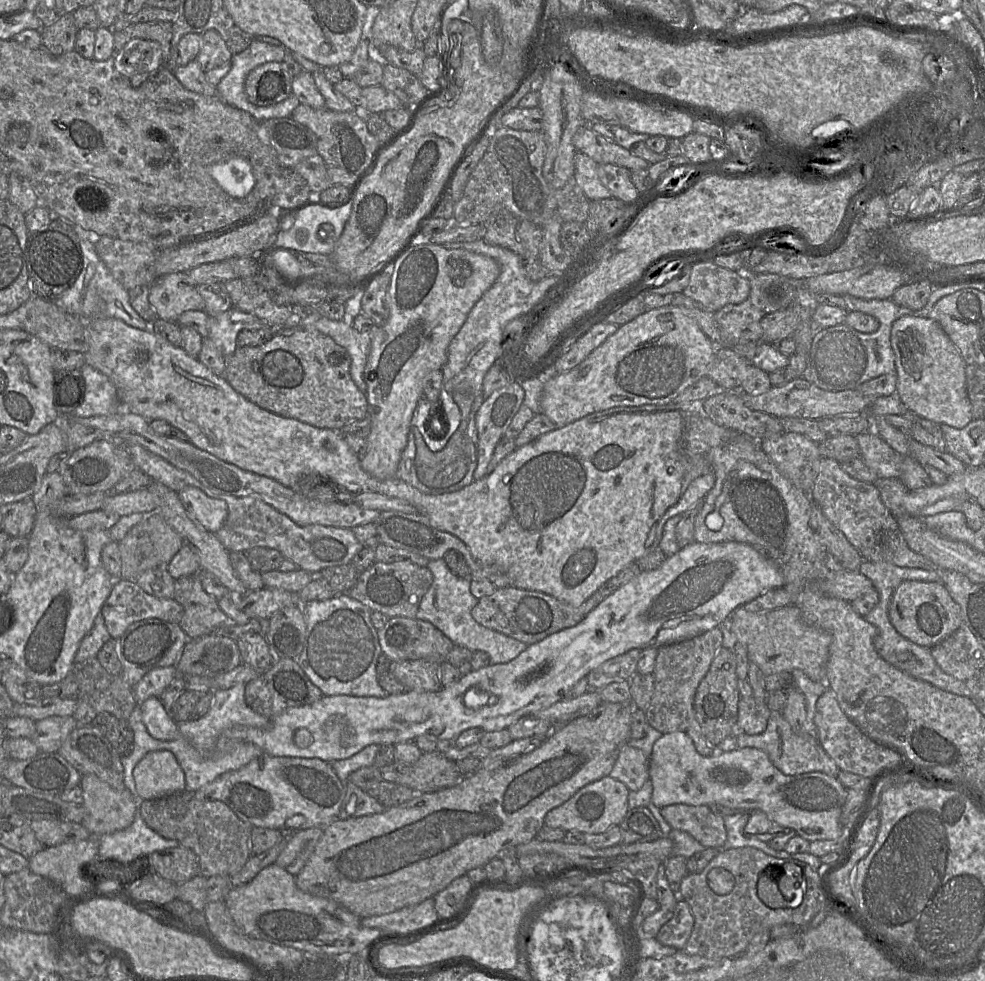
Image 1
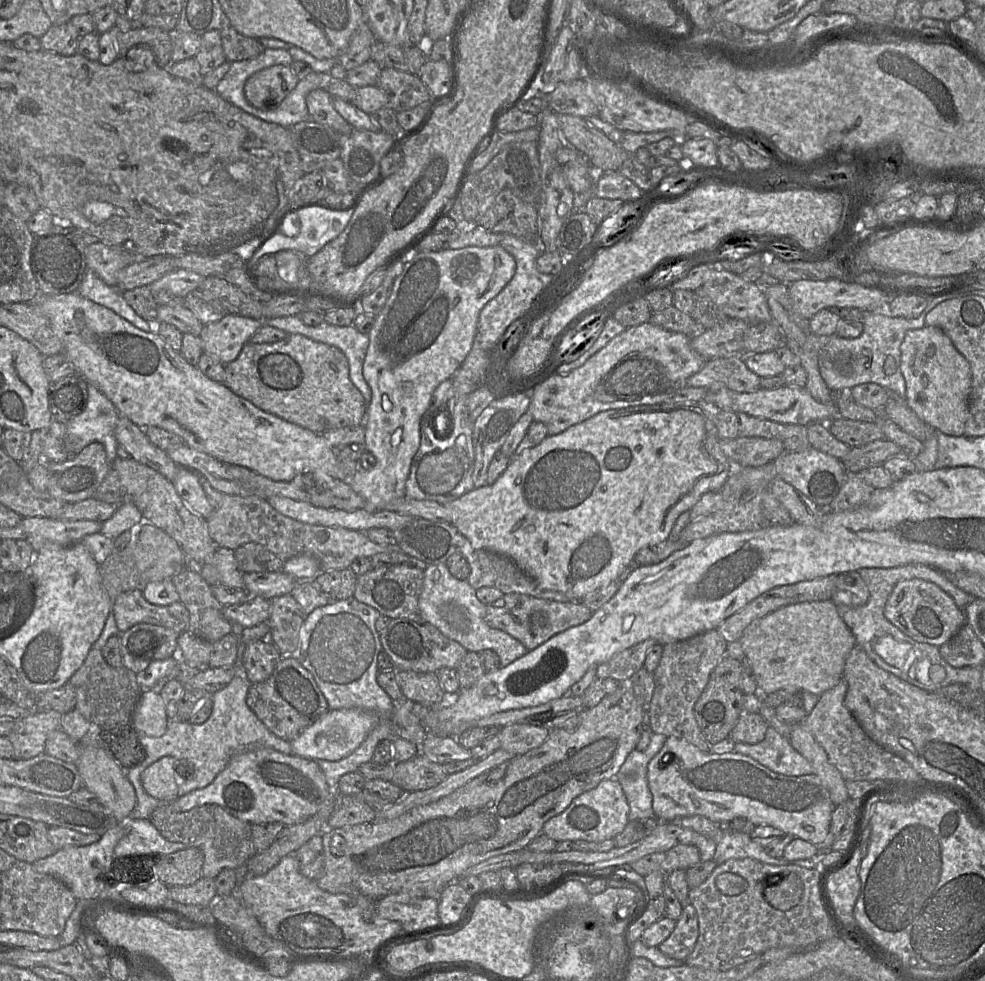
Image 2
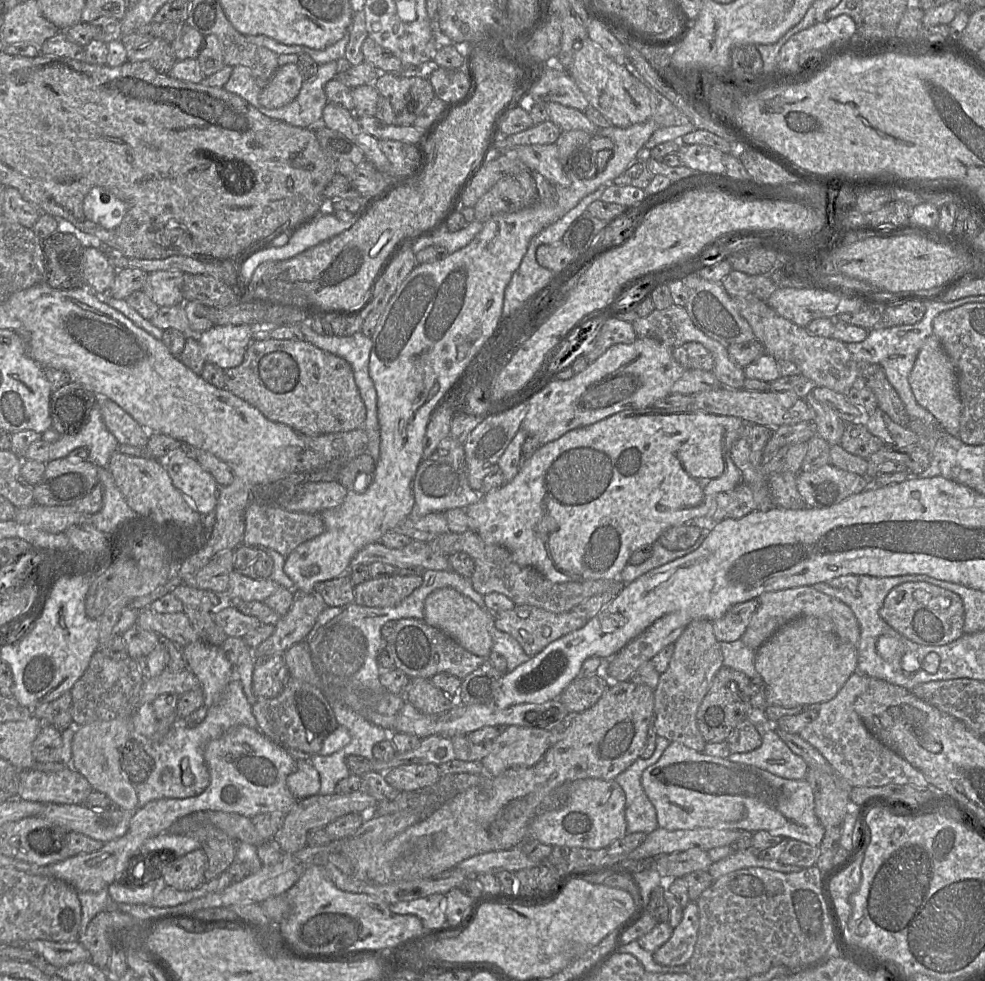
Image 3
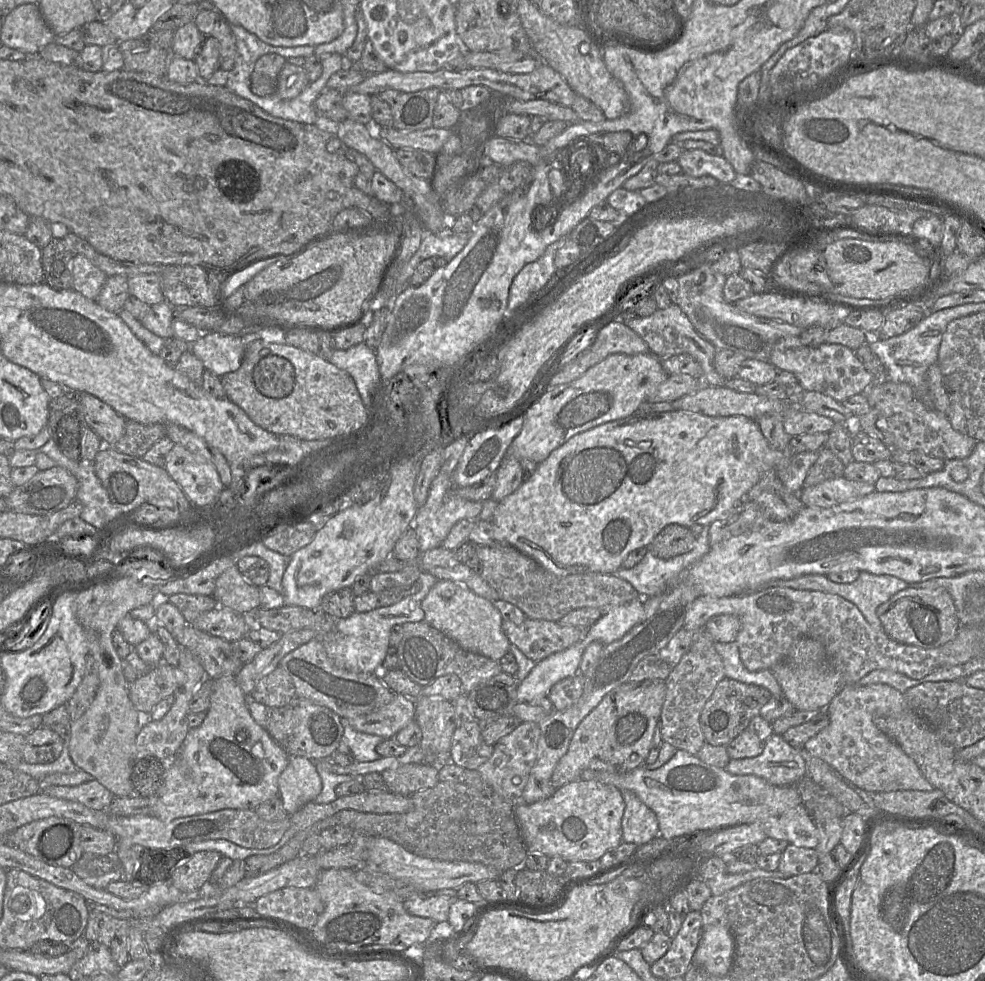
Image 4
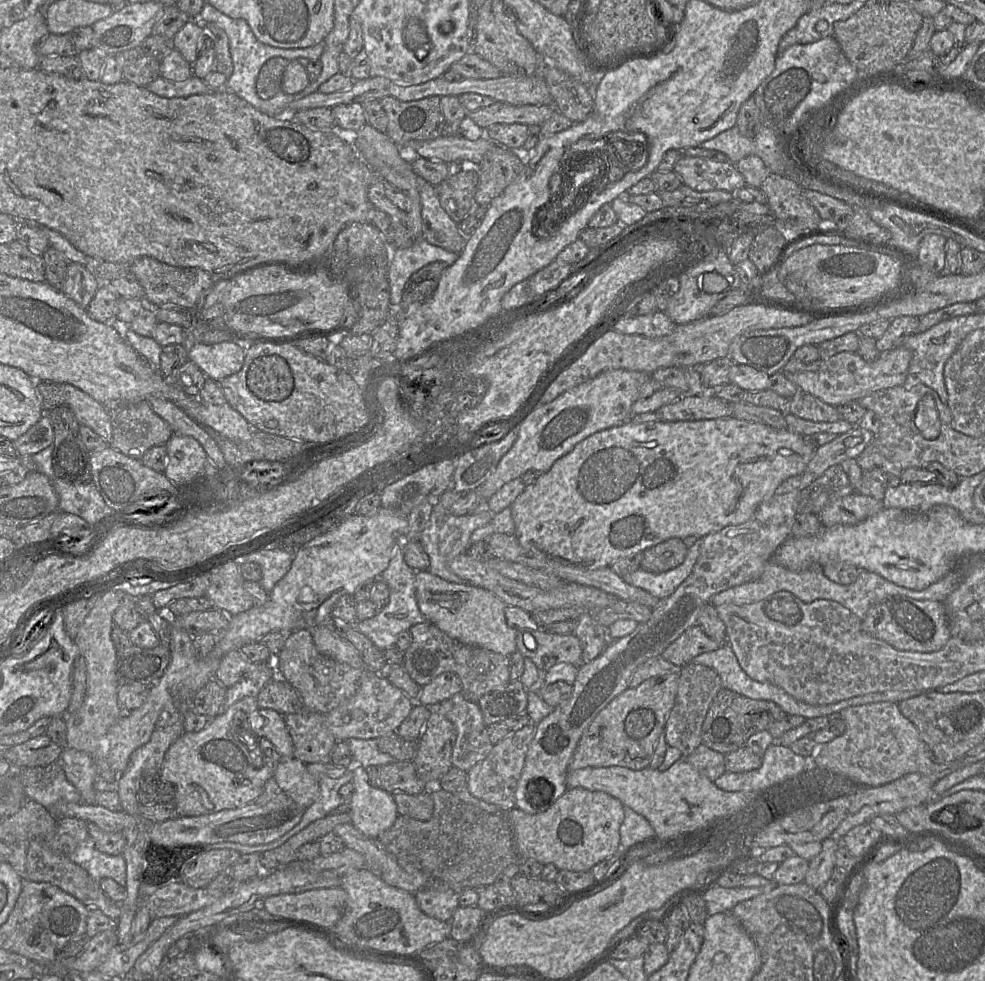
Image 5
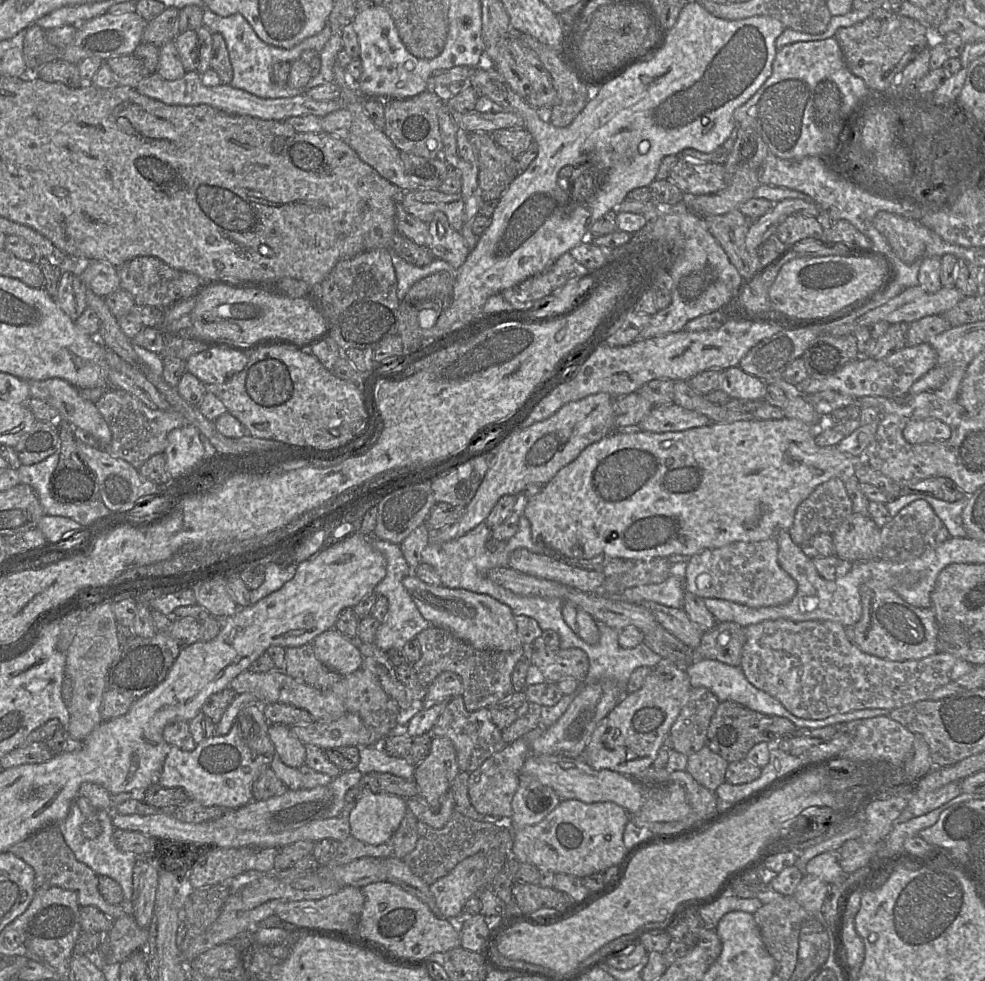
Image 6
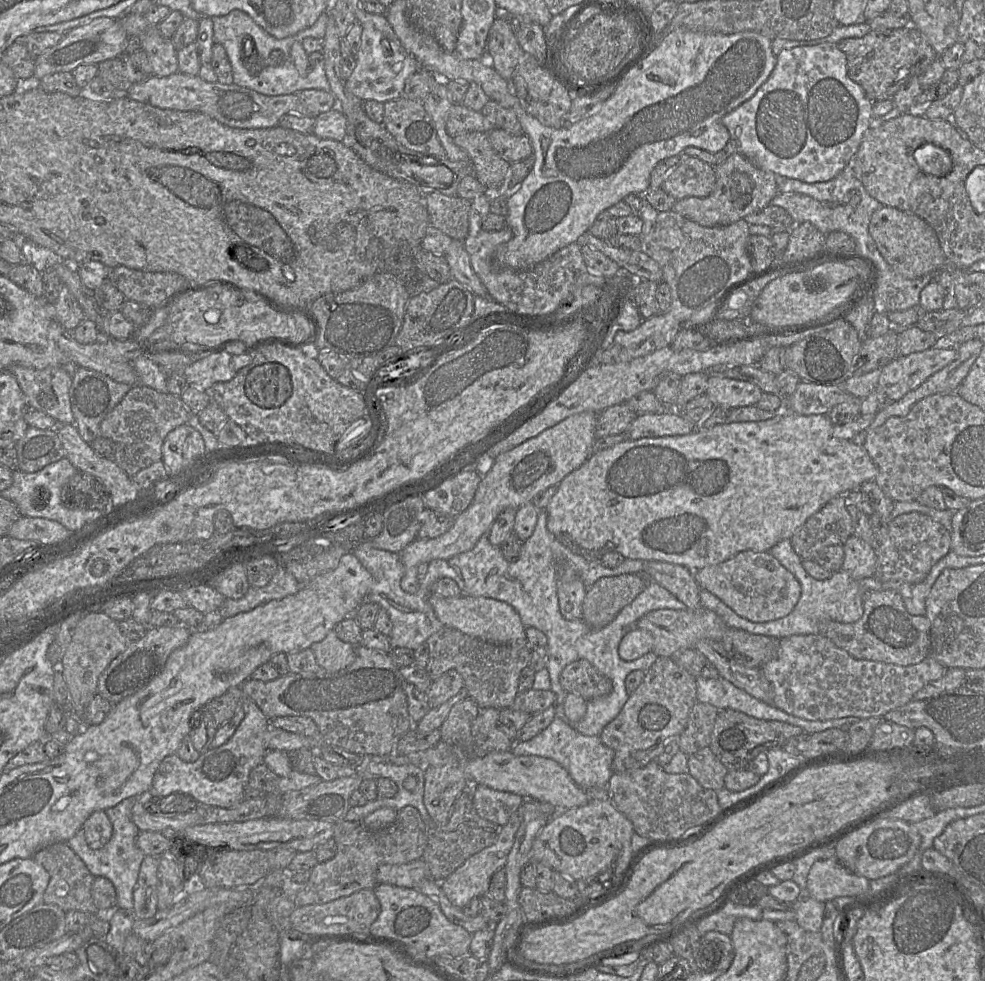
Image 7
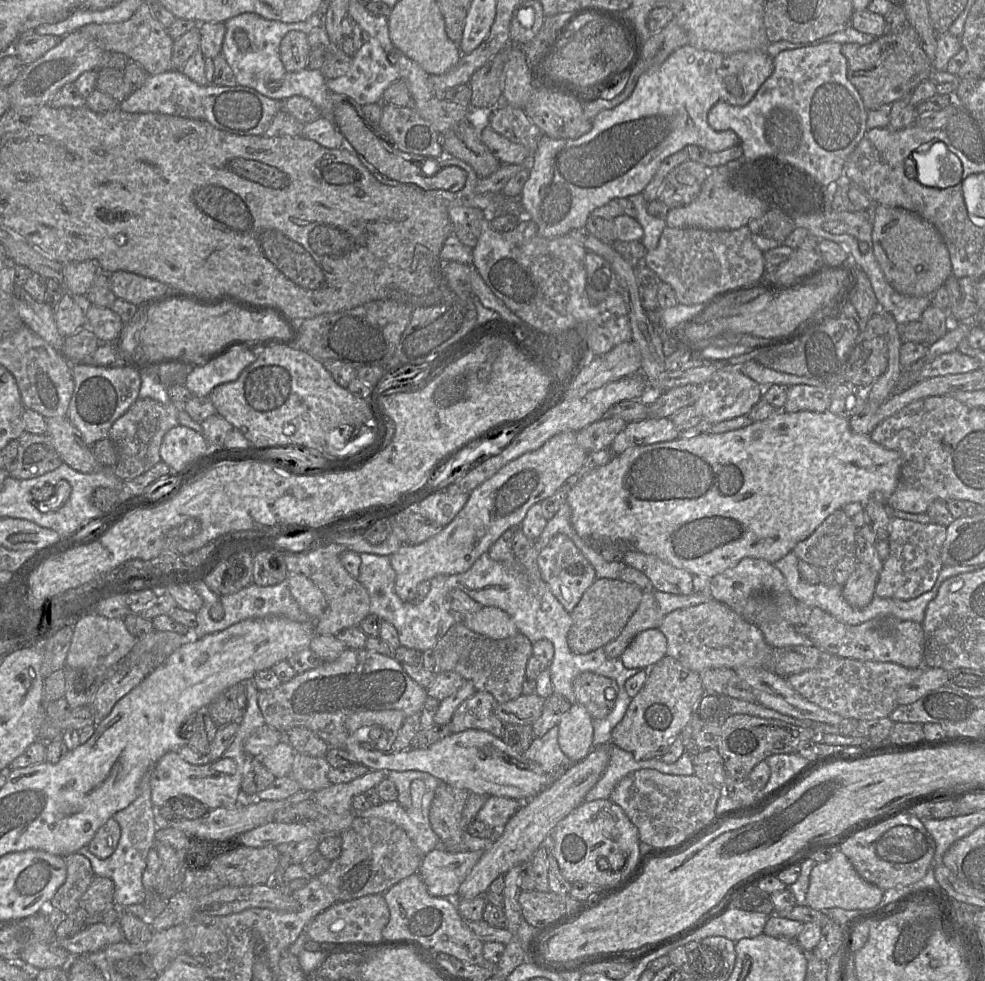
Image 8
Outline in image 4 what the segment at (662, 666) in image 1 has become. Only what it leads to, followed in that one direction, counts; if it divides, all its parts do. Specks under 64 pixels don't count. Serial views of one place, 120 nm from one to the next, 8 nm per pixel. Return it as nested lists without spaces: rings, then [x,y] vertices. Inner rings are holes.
[[[704,628],[697,630],[689,651],[665,679],[666,695],[660,715],[661,734],[665,742],[692,755],[698,753],[705,743],[700,726],[701,712],[717,684],[724,678],[723,662],[714,648],[713,639]]]

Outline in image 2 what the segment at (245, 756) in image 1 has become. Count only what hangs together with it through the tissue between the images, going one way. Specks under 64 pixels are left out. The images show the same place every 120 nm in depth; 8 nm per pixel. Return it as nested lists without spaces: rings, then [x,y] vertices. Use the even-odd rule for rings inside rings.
[[[235,675],[226,687],[211,695],[212,712],[204,723],[192,724],[189,721],[172,718],[165,734],[161,737],[149,737],[137,731],[137,737],[146,756],[140,764],[125,770],[126,777],[136,793],[136,805],[130,813],[129,819],[149,819],[151,813],[158,806],[168,803],[150,796],[141,783],[141,773],[164,756],[174,757],[180,763],[187,762],[189,765],[191,775],[186,773],[186,768],[184,768],[183,775],[181,775],[179,767],[175,772],[178,797],[181,797],[195,789],[208,786],[226,768],[233,756],[246,750],[268,747],[285,754],[292,754],[290,741],[283,740],[272,733],[248,707],[246,698],[250,686],[248,676]]]

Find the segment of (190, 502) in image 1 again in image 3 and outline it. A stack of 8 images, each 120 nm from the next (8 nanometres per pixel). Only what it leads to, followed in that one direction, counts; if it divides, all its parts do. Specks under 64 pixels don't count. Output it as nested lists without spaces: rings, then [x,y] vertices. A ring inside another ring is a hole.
[[[186,446],[159,460],[173,485],[203,517],[215,511],[220,487],[212,475],[186,452]]]

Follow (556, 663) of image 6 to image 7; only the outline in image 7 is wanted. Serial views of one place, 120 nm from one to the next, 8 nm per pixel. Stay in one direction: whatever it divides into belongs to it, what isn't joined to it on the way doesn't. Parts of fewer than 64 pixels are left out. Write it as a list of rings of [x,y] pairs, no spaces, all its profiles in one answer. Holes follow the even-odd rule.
[[[585,659],[577,660],[566,665],[560,674],[560,684],[567,693],[577,694],[586,701],[606,696],[613,689],[612,681],[602,675]]]

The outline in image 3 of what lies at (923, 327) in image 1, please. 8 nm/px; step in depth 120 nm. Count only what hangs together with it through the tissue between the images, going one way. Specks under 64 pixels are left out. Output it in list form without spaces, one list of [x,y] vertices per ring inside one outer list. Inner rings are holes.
[[[934,334],[924,341],[908,380],[917,403],[937,419],[943,431],[958,436],[962,414],[958,375],[955,366]]]

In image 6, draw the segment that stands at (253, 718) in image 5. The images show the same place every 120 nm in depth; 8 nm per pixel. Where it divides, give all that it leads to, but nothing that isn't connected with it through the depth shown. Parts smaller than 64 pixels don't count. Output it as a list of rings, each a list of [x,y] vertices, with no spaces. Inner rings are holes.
[[[270,724],[268,735],[282,762],[298,769],[305,763],[305,745],[291,732],[290,726]]]

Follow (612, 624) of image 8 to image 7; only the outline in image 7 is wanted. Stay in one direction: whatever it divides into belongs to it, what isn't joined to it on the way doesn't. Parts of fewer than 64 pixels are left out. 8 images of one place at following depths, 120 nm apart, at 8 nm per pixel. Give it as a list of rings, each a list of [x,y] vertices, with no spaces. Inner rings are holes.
[[[641,574],[599,579],[587,589],[581,620],[592,629],[605,627],[643,591],[647,581]]]

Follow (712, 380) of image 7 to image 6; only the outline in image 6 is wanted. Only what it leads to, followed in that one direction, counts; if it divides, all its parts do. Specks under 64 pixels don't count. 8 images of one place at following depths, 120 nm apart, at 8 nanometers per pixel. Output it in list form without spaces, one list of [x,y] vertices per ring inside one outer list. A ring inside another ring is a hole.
[[[734,366],[721,371],[718,389],[727,393],[731,399],[762,400],[766,382]]]

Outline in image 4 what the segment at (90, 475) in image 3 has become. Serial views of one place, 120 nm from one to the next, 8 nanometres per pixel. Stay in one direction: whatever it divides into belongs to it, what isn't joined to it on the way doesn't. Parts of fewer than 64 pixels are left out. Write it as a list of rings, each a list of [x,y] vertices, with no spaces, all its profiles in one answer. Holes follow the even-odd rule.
[[[57,465],[38,471],[25,484],[16,486],[5,498],[5,504],[16,513],[50,516],[71,504],[77,489],[77,479]]]

